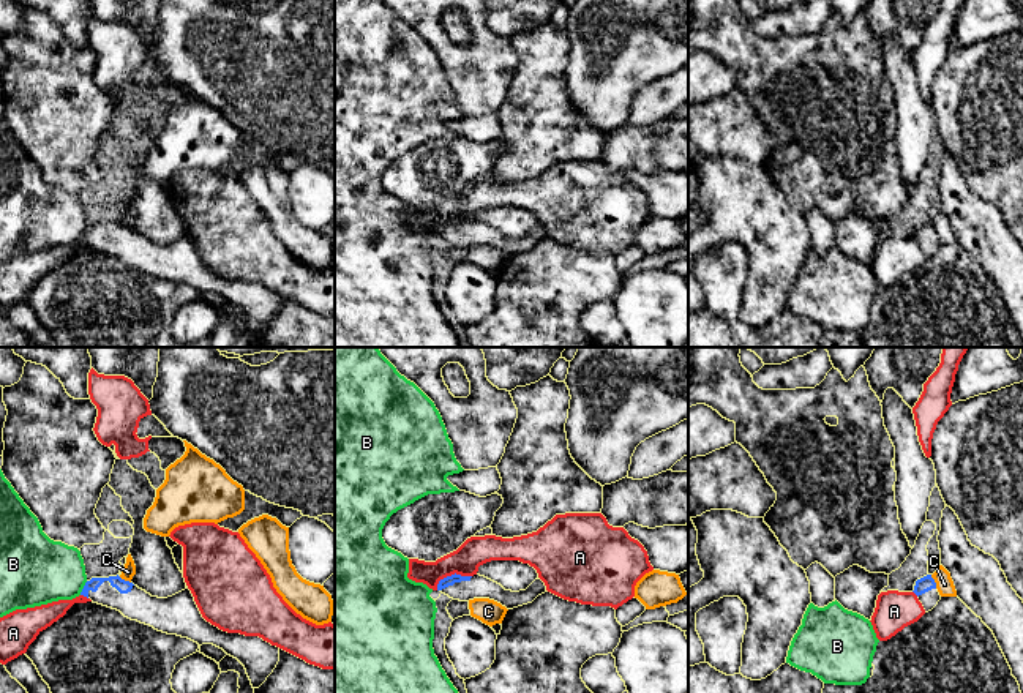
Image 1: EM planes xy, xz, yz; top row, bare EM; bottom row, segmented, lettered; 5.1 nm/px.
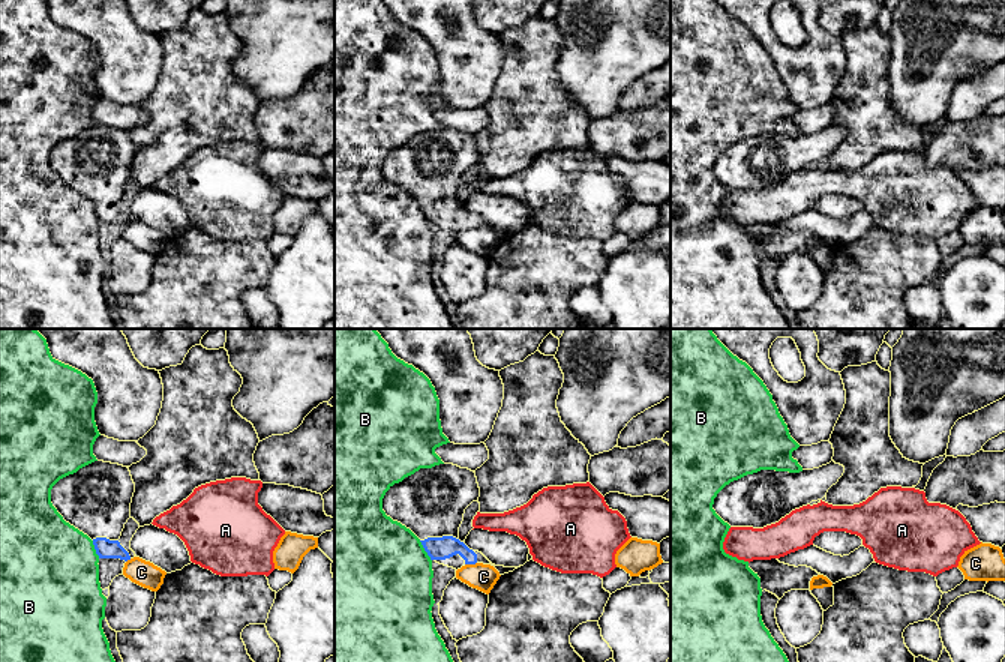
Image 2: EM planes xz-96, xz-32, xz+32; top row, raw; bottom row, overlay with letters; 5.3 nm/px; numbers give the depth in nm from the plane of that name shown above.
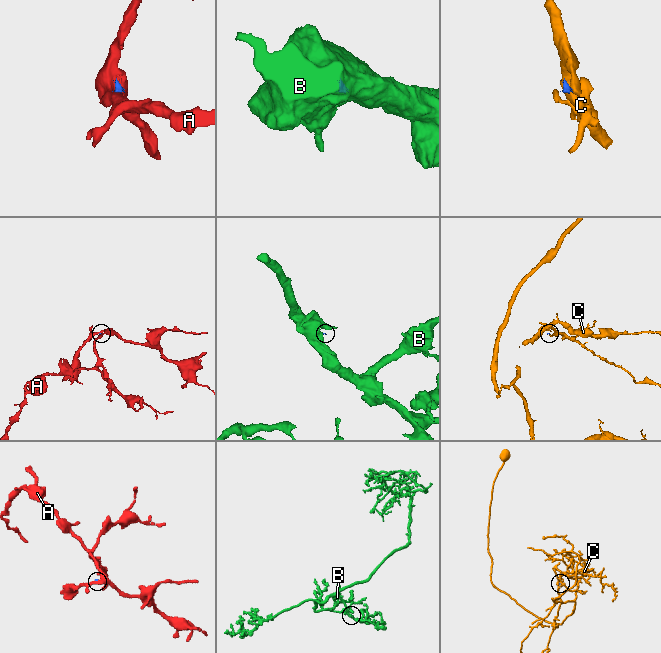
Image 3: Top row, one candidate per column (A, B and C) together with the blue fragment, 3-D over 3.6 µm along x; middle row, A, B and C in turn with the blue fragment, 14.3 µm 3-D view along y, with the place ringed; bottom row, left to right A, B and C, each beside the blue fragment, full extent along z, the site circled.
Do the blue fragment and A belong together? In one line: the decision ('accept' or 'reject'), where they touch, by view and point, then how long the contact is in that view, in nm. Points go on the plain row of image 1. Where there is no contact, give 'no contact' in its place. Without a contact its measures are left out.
reject; contact xz (452, 221); length 200 nm

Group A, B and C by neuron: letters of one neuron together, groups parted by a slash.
A / B / C

